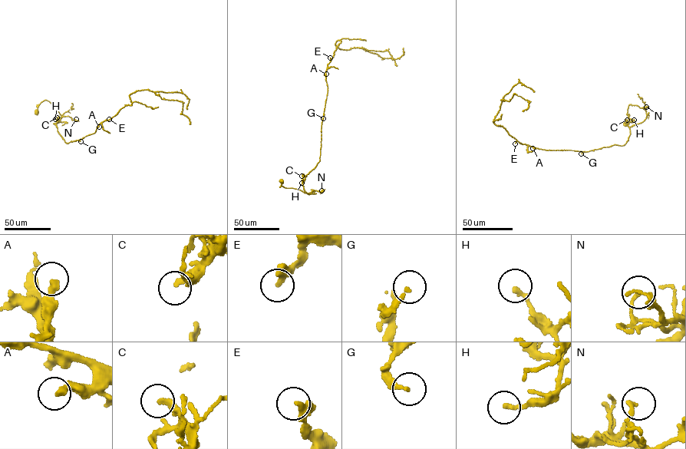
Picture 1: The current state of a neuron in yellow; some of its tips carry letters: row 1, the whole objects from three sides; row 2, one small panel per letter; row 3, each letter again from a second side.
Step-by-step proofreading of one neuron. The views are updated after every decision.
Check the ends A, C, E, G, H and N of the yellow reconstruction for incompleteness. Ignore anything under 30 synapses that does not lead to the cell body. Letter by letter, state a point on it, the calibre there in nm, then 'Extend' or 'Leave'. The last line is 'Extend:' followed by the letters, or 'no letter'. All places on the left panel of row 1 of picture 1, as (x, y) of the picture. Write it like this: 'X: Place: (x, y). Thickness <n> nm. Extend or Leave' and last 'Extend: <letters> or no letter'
A: Place: (99, 127). Thickness 320 nm. Leave
C: Place: (57, 117). Thickness 300 nm. Leave
E: Place: (109, 119). Thickness 360 nm. Leave
G: Place: (80, 141). Thickness 220 nm. Leave
H: Place: (55, 119). Thickness 180 nm. Leave
N: Place: (76, 119). Thickness 170 nm. Leave
Extend: no letter

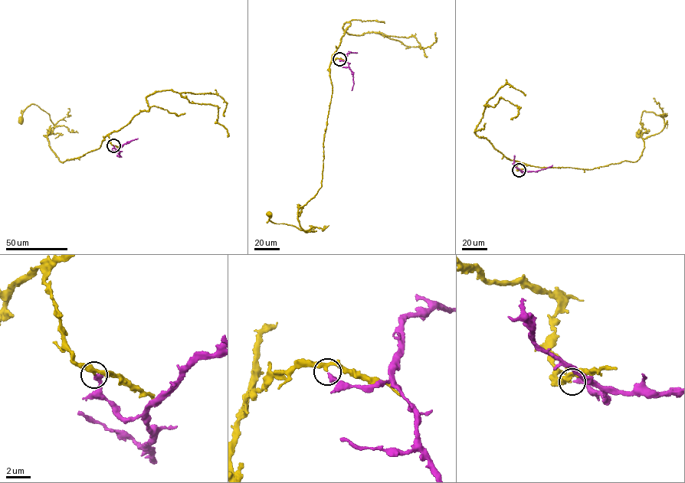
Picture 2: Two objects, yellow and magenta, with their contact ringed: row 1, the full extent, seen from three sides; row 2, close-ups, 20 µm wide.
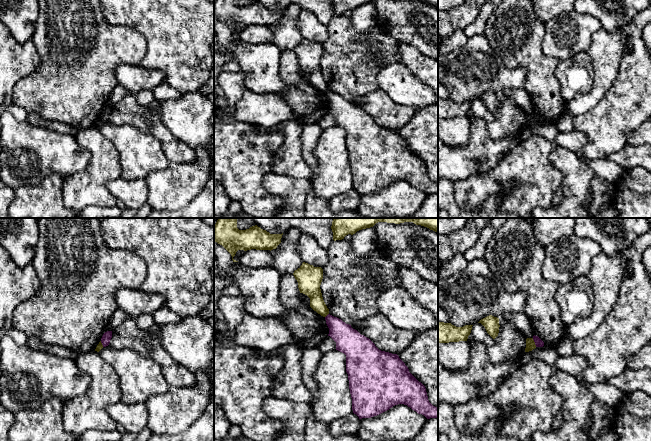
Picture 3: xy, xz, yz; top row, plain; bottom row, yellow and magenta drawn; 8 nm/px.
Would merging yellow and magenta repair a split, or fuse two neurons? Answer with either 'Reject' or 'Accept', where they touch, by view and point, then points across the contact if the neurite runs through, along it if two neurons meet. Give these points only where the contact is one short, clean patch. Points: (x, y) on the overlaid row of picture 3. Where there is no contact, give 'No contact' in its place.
Reject. Touches yellow at yz (534, 342). Boundary: yz (532, 338), (536, 346)

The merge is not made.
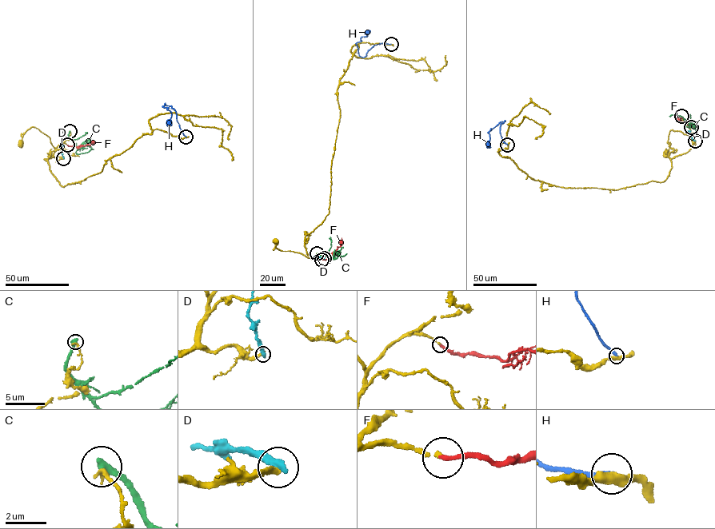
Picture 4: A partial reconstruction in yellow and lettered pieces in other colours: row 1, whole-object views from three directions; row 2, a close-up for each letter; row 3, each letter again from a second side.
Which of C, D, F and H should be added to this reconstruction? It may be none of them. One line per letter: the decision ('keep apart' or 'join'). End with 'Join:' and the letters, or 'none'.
C: keep apart
D: keep apart
F: join
H: keep apart
Join: F

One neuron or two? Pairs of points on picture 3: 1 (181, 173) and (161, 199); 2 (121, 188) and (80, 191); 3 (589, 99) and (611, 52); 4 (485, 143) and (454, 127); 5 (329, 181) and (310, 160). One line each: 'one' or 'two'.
1: one
2: two
3: one
4: two
5: two

